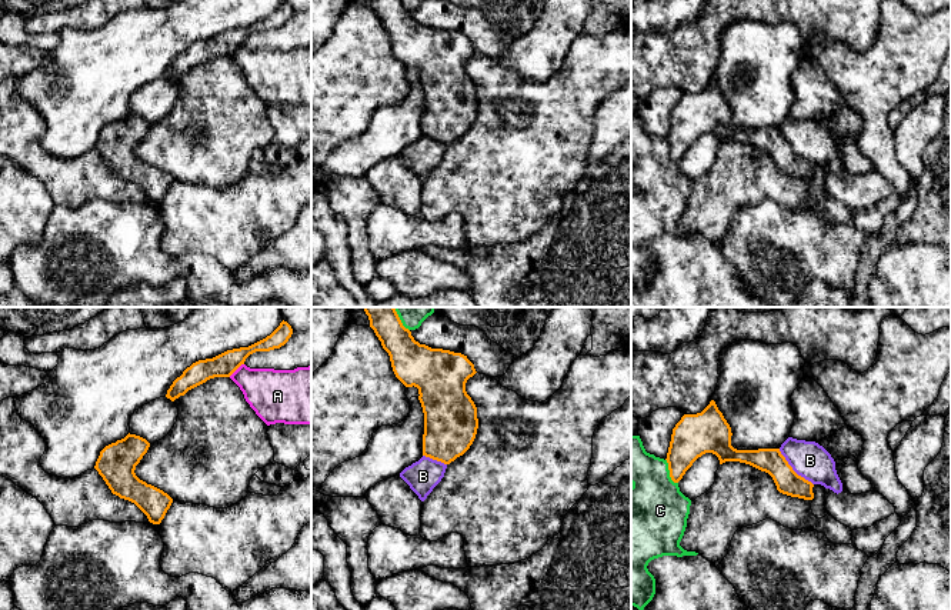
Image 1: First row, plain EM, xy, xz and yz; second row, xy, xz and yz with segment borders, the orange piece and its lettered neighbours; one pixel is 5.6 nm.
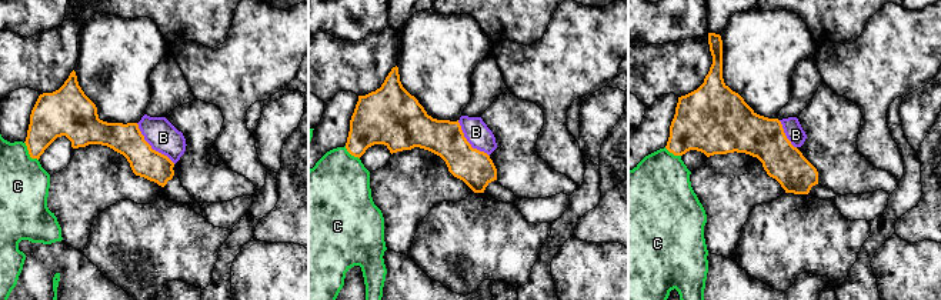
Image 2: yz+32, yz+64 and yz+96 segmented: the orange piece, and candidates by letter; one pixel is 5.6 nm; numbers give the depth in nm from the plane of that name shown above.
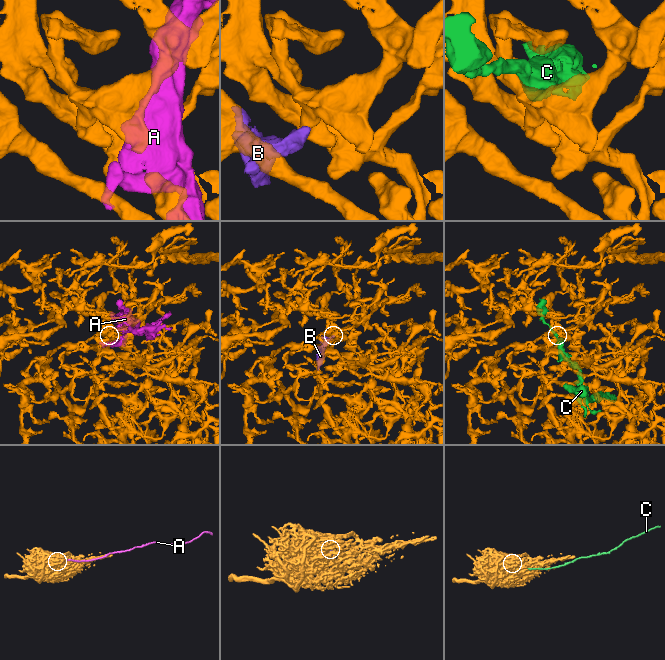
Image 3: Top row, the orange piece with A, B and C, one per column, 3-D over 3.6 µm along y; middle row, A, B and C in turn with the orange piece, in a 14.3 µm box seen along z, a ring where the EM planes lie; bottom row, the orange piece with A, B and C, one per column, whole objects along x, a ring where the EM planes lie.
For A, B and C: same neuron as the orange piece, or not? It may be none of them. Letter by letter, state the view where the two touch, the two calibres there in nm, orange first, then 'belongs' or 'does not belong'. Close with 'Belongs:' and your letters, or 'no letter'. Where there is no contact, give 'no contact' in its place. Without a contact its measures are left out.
A: xy | 140/280 nm | does not belong
B: yz | 140/200 nm | does not belong
C: yz | 240/380 nm | does not belong
Belongs: no letter

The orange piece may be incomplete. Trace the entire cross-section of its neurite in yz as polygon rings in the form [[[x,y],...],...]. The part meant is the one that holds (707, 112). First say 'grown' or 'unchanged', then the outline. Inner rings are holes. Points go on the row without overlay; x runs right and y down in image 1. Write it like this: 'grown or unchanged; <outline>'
unchanged; [[[714,80],[701,93],[684,94],[673,109],[665,139],[671,160],[678,163],[698,137],[713,133],[720,144],[740,141],[768,153],[783,174],[814,179],[814,164],[792,150],[780,129],[737,130],[731,126],[731,116]]]

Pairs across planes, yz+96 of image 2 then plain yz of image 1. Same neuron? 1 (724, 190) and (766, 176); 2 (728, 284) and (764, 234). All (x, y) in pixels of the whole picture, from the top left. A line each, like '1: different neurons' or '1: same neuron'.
1: same neuron
2: different neurons

